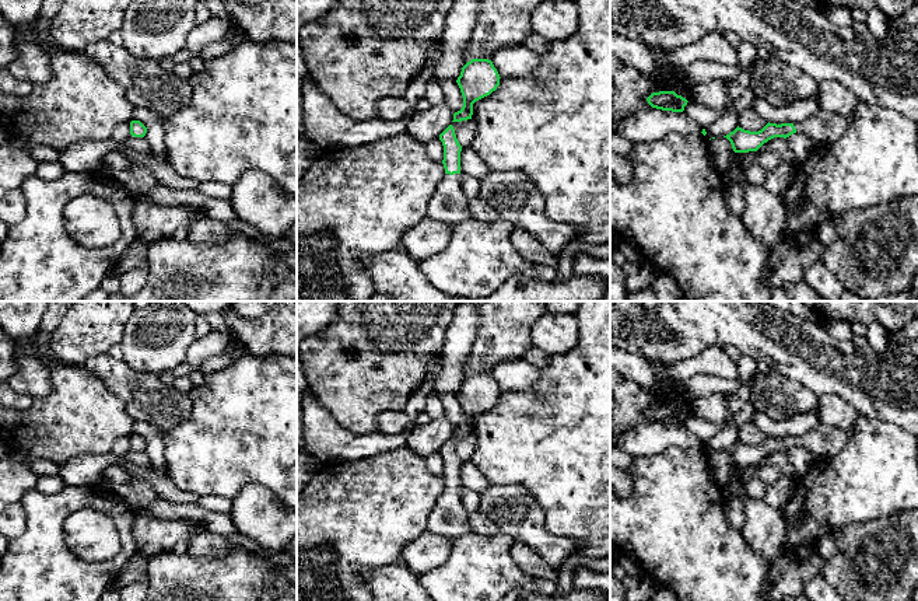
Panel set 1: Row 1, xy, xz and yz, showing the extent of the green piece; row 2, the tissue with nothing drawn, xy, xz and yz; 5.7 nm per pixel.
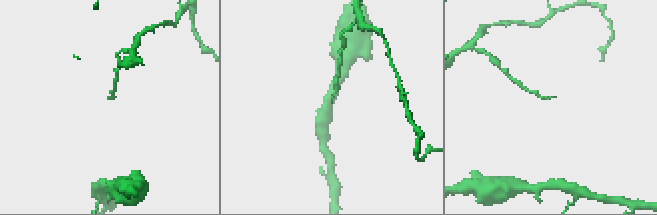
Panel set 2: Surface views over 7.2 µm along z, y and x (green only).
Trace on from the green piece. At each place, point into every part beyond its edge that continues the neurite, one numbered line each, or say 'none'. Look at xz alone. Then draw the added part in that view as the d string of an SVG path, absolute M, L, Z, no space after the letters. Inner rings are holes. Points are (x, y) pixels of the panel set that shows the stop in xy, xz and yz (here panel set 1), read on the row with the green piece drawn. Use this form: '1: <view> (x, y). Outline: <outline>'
1: xz (448, 203). Outline: M445 174L428 202L427 216L451 226L473 219L469 200L462 191L460 174Z

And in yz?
1: yz (826, 126). Outline: M820 109L814 116L793 123L796 133L807 134L816 147L833 143L838 140L848 127L848 119L830 112Z

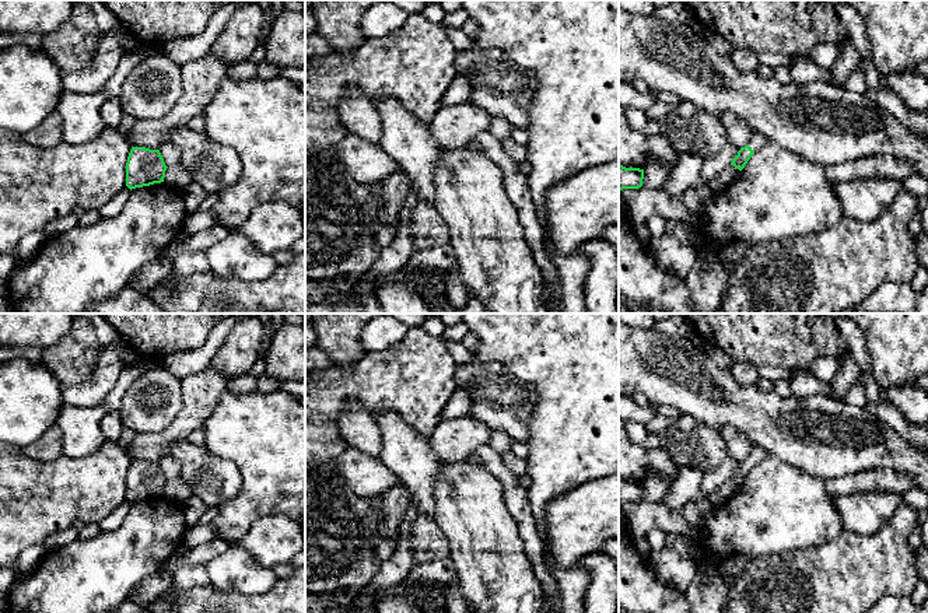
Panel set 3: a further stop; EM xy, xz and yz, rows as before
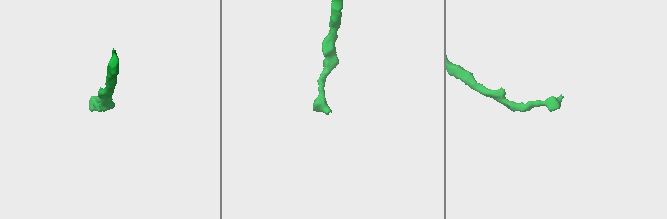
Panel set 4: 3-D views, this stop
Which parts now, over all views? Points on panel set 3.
1: yz (757, 140). Outline: M754 132L747 146L749 146L753 151L757 151L766 141L767 141L766 137L763 137L760 133L756 133L756 132Z

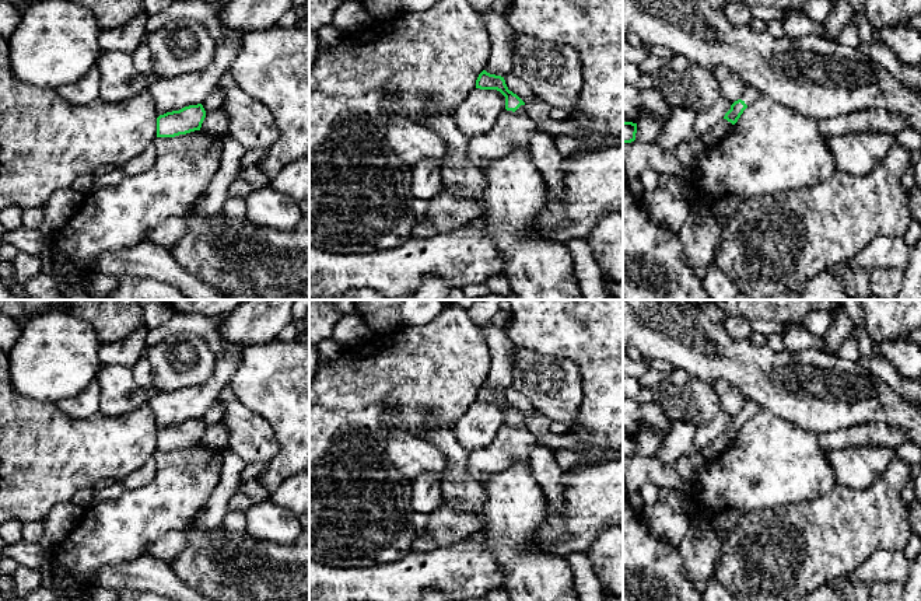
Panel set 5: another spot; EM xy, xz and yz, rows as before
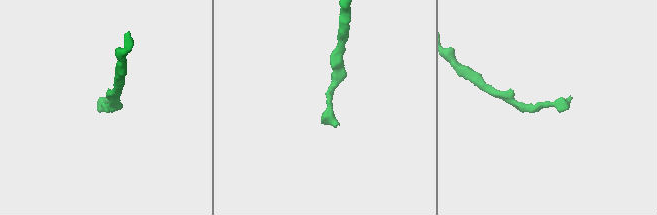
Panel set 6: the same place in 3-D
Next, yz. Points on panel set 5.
1: yz (750, 94). Outline: M747 85L740 99L742 99L746 105L750 105L759 95L760 95L759 91L756 91L753 87L749 87L749 85Z

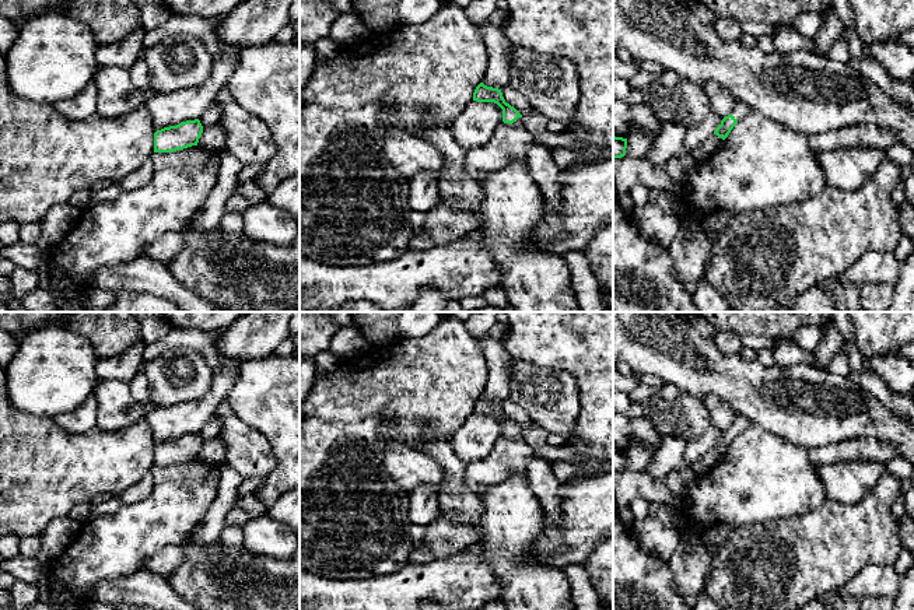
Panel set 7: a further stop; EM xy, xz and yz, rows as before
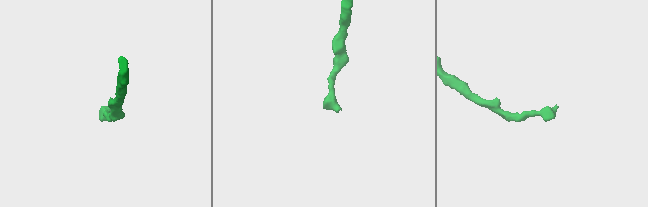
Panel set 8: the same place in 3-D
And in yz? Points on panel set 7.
1: yz (741, 109). Outline: M738 101L731 115L732 115L736 120L740 120L749 111L750 111L749 106L746 106L743 102L739 102L739 101Z

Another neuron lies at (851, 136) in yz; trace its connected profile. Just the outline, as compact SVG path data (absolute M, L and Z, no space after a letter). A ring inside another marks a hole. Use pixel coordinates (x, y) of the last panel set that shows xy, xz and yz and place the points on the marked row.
M847 126L813 134L808 139L808 144L815 154L840 148L865 147L886 151L897 143L900 143L900 139L893 130L878 126Z

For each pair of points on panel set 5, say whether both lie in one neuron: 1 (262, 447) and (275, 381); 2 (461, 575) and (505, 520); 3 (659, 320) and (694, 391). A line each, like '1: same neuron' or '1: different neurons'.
1: different neurons
2: different neurons
3: different neurons

